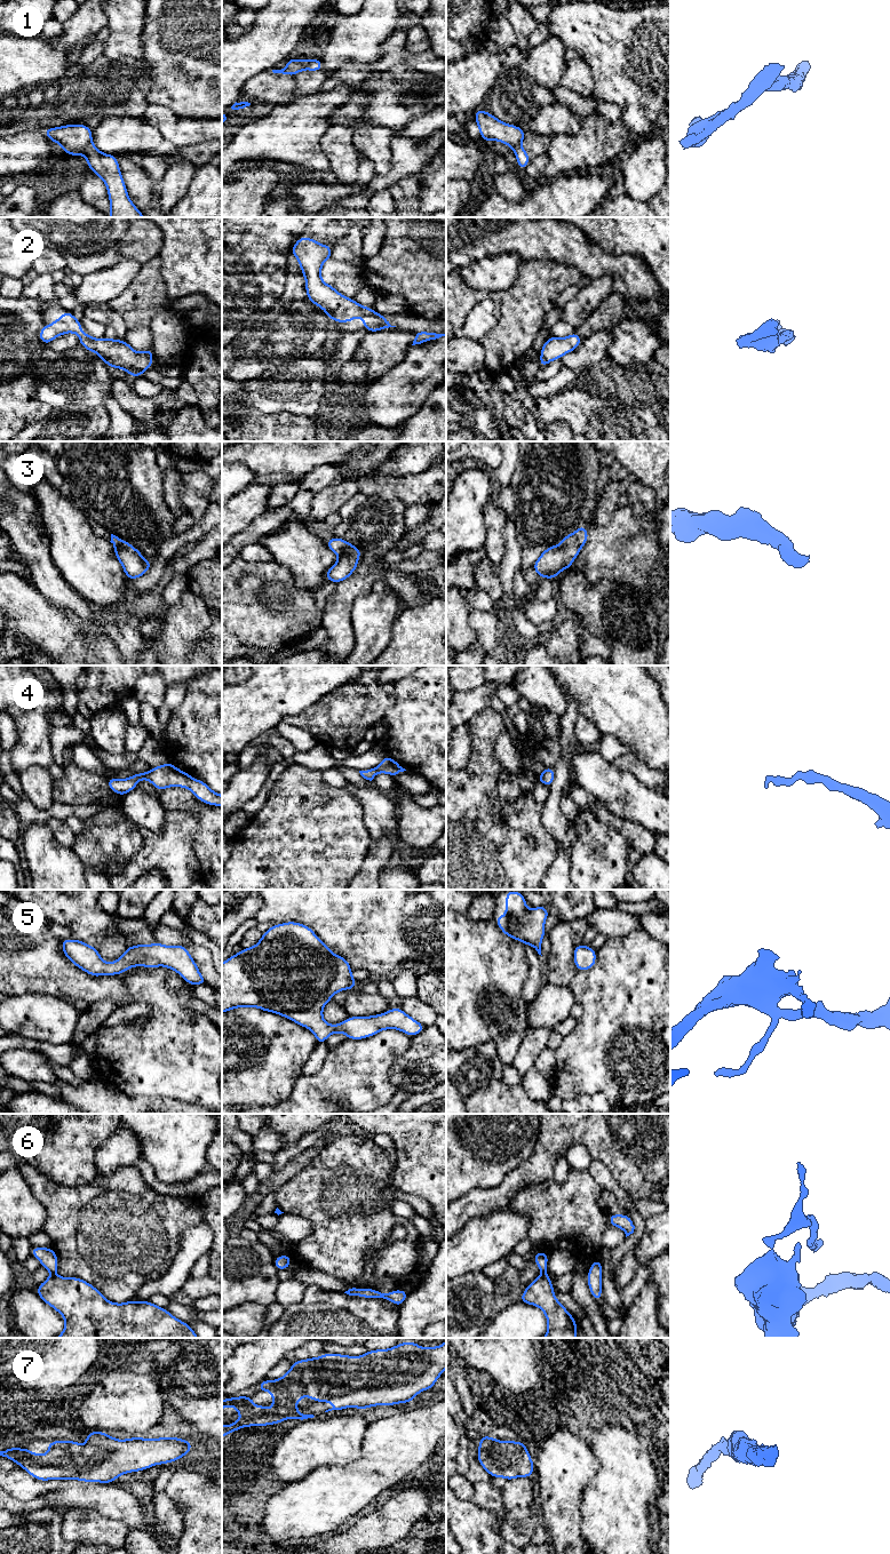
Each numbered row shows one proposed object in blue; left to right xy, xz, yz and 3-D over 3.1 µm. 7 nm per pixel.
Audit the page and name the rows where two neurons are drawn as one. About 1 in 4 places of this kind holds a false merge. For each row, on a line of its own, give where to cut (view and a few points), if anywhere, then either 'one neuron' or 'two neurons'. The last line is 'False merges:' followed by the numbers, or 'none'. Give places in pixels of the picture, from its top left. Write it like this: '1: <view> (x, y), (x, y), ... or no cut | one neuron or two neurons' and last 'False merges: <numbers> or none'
1: xy (92, 141), (80, 152) | two neurons
2: no cut | one neuron
3: no cut | one neuron
4: no cut | one neuron
5: no cut | one neuron
6: yz (546, 1270), (542, 1273) | two neurons
7: no cut | one neuron
False merges: 1, 6

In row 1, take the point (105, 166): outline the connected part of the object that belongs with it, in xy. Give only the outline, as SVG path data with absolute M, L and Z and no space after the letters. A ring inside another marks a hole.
M93 142L81 152L81 156L87 159L89 169L101 177L106 186L110 217L145 217L127 193L117 156L98 151Z

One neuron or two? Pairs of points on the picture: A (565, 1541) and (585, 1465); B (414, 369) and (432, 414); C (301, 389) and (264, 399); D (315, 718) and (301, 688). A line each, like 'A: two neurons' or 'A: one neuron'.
A: one neuron
B: two neurons
C: one neuron
D: two neurons

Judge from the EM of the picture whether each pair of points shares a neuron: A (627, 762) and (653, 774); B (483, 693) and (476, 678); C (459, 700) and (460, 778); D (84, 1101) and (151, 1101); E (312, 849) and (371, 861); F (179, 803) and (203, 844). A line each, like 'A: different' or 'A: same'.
A: same
B: different
C: different
D: same
E: different
F: same

